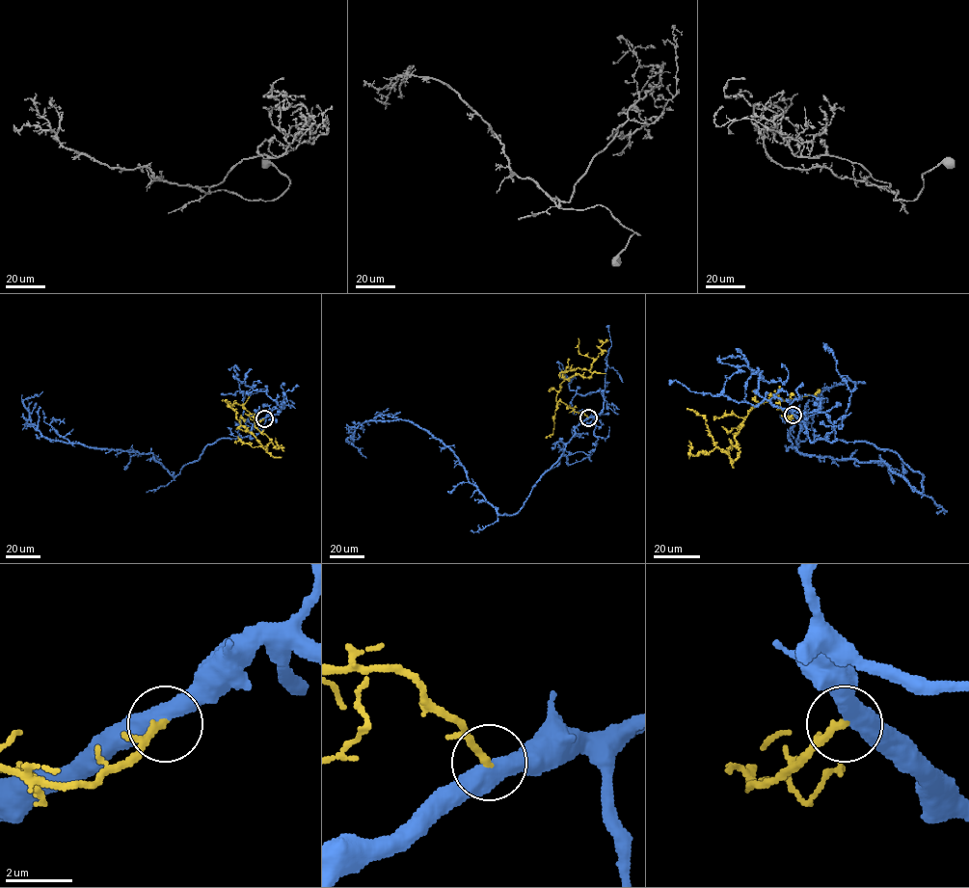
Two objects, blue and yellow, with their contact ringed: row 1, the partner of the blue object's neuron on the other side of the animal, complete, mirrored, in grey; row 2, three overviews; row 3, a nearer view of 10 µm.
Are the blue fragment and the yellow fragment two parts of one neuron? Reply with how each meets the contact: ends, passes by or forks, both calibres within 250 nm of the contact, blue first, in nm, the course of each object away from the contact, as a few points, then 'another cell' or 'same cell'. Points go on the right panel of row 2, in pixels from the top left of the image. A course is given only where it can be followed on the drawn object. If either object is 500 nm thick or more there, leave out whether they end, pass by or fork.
500/220 nm | blue via (793, 415), (811, 442), (895, 452), (923, 491), (883, 461), (796, 449), (822, 391), (847, 379) | yellow via (793, 415), (786, 418), (771, 394), (753, 407), (735, 437), (734, 461), (716, 445), (706, 419), (686, 409) | another cell

